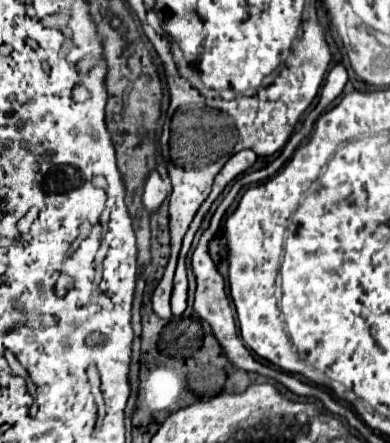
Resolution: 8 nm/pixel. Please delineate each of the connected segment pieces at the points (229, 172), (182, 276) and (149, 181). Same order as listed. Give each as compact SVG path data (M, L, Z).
M241 150L241 152L233 154L233 156L229 158L229 162L227 162L227 164L221 168L221 172L217 174L217 178L215 178L215 182L213 182L213 190L211 190L211 194L207 196L207 200L203 202L203 208L209 208L211 202L221 194L221 190L223 190L237 174L245 172L247 168L251 168L253 162L255 162L255 158L257 158L257 154L255 154L253 150Z
M183 244L179 254L179 264L173 278L173 294L171 294L171 312L173 316L181 316L187 306L187 272L185 272L185 252L189 250L189 244Z
M149 172L143 184L143 204L147 210L157 210L159 204L167 198L171 186L169 182L163 182L157 172Z

